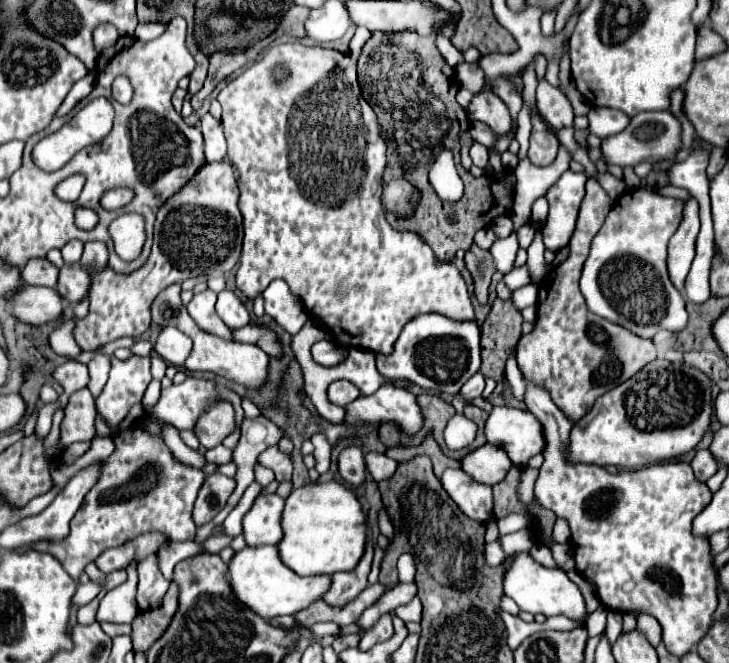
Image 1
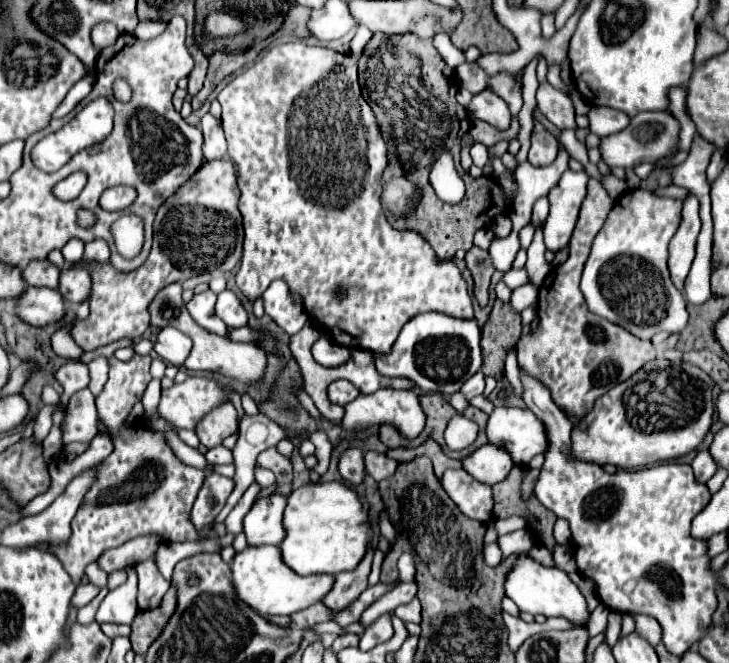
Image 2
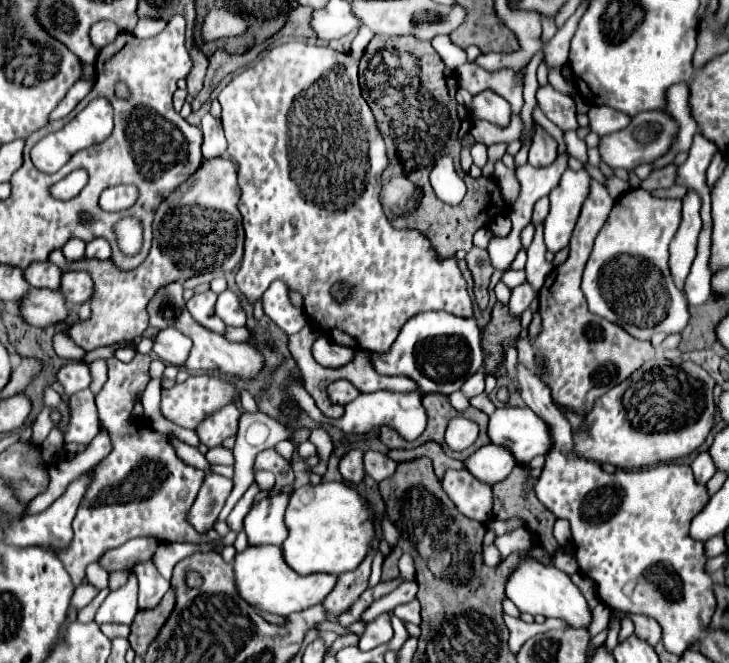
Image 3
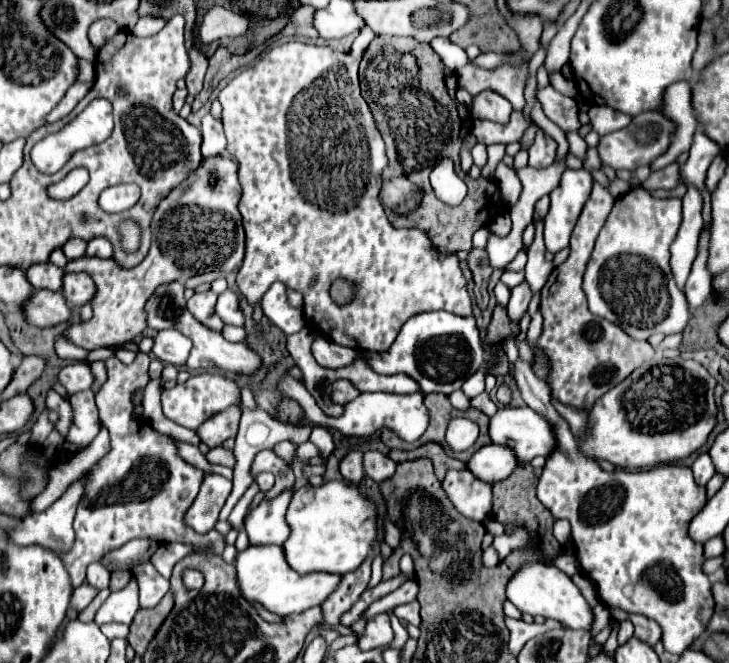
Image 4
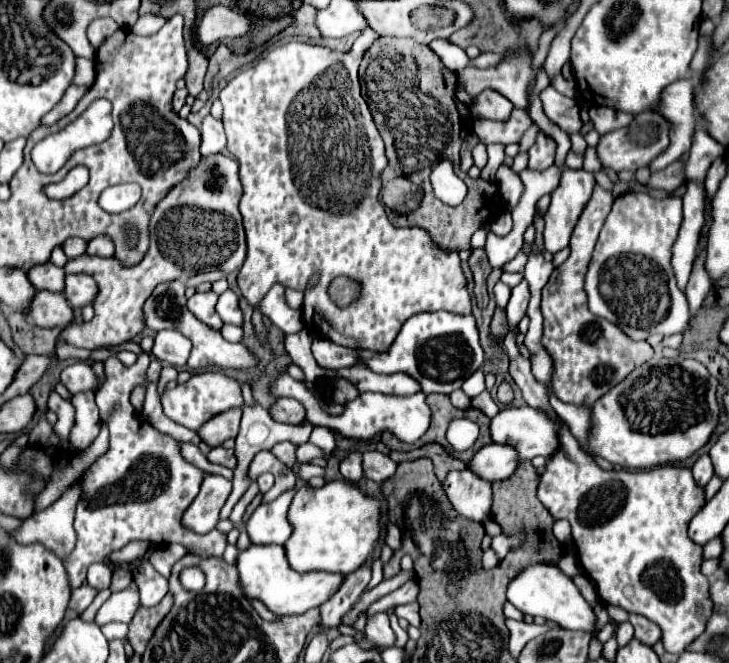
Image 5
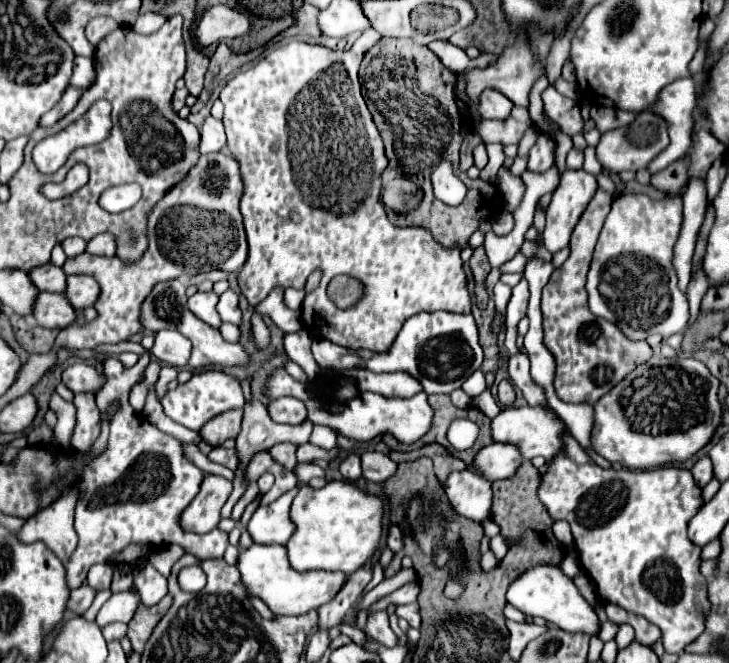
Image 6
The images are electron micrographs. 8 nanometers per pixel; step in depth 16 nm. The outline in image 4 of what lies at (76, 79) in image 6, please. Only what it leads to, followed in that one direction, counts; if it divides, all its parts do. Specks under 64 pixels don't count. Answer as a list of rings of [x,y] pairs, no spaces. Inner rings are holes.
[[[80,60],[80,74],[78,74],[78,82],[92,82],[94,80],[94,64]]]

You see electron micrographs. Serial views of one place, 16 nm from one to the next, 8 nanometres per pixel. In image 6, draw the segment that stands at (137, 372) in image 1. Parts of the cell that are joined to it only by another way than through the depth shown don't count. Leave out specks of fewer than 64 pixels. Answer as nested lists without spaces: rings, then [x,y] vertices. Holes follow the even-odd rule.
[[[145,353],[131,368],[124,368],[114,356],[104,362],[106,384],[96,394],[96,404],[101,415],[114,402],[118,404],[118,410],[110,418],[110,440],[106,452],[86,464],[78,480],[72,484],[80,486],[80,500],[76,504],[74,520],[78,546],[66,560],[70,588],[78,588],[86,580],[86,572],[92,564],[104,564],[112,554],[124,550],[132,542],[142,542],[156,548],[180,544],[186,548],[186,552],[202,560],[222,558],[228,546],[228,534],[218,528],[208,534],[194,534],[180,528],[180,514],[198,494],[204,472],[184,458],[182,442],[140,418],[129,404],[129,393],[142,380],[150,361],[149,353]]]

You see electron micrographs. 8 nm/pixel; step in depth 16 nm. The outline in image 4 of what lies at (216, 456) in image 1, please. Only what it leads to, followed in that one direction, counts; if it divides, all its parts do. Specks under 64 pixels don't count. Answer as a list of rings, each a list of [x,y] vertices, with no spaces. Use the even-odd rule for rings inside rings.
[[[224,446],[212,448],[212,450],[206,454],[206,458],[208,458],[210,464],[224,464],[224,466],[234,466],[234,464],[236,464],[232,450],[226,450]]]

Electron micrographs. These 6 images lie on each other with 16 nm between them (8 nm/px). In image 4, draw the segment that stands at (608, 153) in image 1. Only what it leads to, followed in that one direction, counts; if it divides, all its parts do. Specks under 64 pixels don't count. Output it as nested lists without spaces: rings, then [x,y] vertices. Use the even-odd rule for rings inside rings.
[[[658,110],[656,112],[640,112],[638,116],[632,118],[630,126],[600,138],[600,144],[598,144],[600,160],[614,170],[618,170],[618,168],[636,170],[638,166],[650,164],[668,150],[668,146],[672,142],[670,140],[672,128],[674,128],[674,122],[668,116],[664,116],[662,112],[658,112]]]

